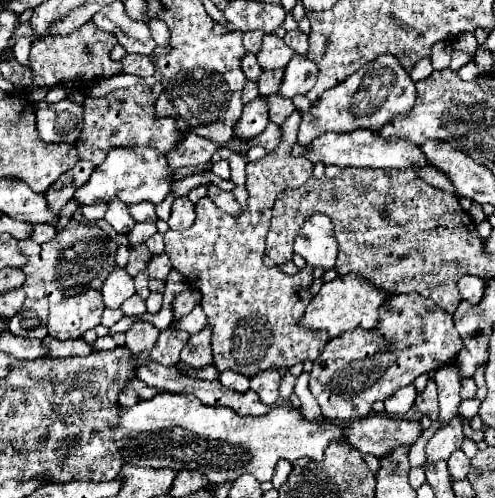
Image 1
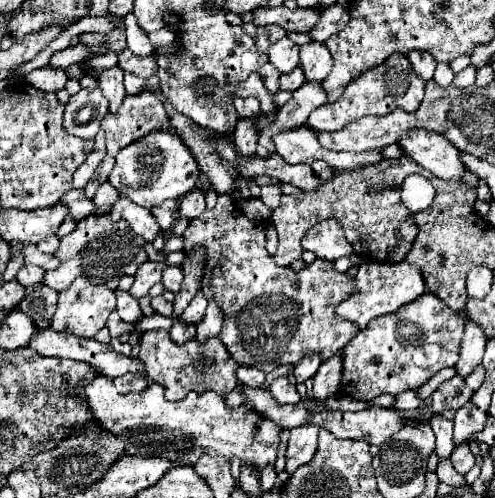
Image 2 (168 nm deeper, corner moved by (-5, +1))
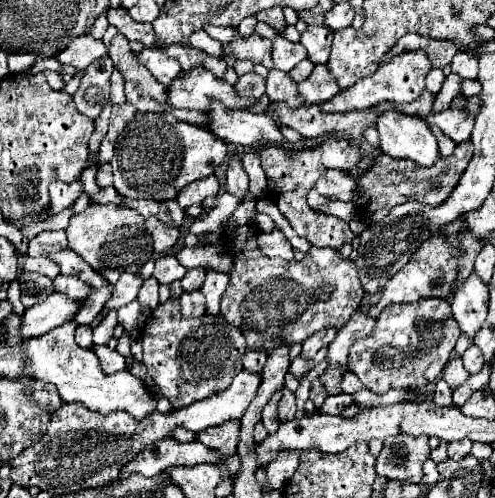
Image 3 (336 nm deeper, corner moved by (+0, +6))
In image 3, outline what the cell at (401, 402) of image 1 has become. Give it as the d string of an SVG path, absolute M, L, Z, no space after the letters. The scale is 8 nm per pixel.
M338 394L338 396L328 396L326 402L318 408L320 414L340 414L344 408L348 408L352 404L352 396L350 394Z

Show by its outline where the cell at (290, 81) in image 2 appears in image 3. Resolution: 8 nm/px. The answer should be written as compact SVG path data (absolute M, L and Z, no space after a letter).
M306 58L306 60L302 60L298 66L294 66L294 68L288 72L288 76L290 76L294 82L304 82L304 80L310 76L312 70L314 70L314 62L310 62L310 60Z

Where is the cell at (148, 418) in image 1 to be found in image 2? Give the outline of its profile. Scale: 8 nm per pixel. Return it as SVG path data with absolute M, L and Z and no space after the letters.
M97 377L87 385L87 389L77 389L77 393L87 399L93 417L107 431L127 441L125 455L155 455L161 459L171 459L171 463L177 465L193 465L201 455L223 457L227 461L237 457L243 465L251 465L255 469L273 465L277 459L275 447L281 443L283 429L245 407L235 407L235 411L231 411L231 407L223 403L223 397L213 391L203 395L193 391L181 401L167 401L159 383L149 383L143 393L121 395L117 393L111 377Z

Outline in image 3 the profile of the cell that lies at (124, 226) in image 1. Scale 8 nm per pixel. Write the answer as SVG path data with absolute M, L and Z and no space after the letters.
M156 216L146 218L146 228L148 228L150 234L152 234L154 250L160 252L160 254L170 252L170 250L178 244L178 240L180 240L180 228L166 226L166 224L160 222Z

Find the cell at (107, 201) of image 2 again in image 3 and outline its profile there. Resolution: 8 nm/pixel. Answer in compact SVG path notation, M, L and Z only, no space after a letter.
M100 164L100 166L98 166L96 182L98 182L98 186L102 186L102 188L112 186L112 166L110 166L110 164Z

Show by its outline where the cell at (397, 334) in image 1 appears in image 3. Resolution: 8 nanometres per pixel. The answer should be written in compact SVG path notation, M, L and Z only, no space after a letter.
M426 298L402 306L390 306L378 316L372 336L354 342L347 364L350 372L374 394L384 394L390 388L424 390L442 376L458 336L458 324L450 314L450 304L444 300Z

